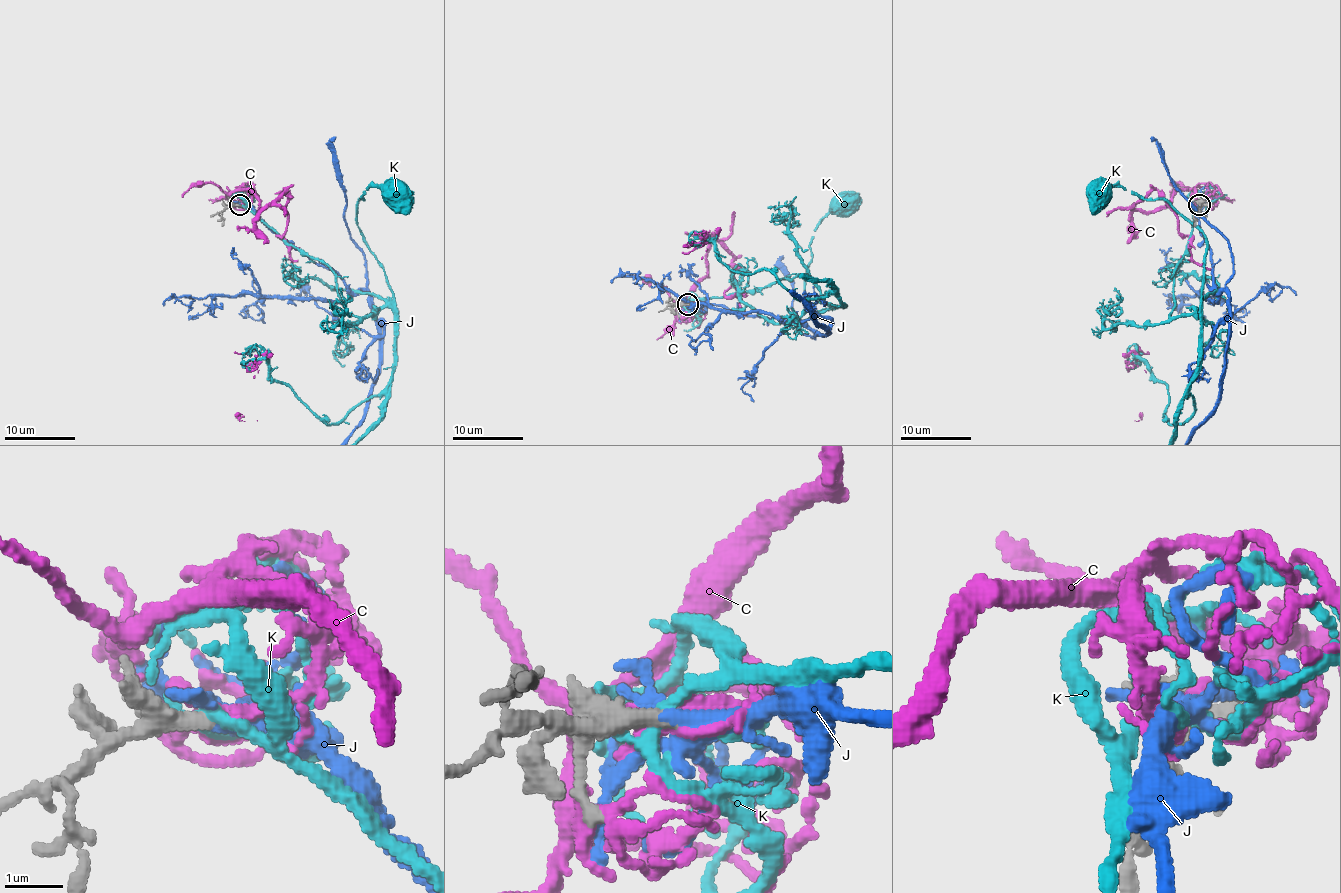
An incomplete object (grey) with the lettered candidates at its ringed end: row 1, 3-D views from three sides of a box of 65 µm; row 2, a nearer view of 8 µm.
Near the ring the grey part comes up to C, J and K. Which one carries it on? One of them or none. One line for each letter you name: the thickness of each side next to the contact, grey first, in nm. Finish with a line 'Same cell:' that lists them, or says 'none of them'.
J: 240 nm thick on the grey side, 240 nm on the other
Same cell: J

